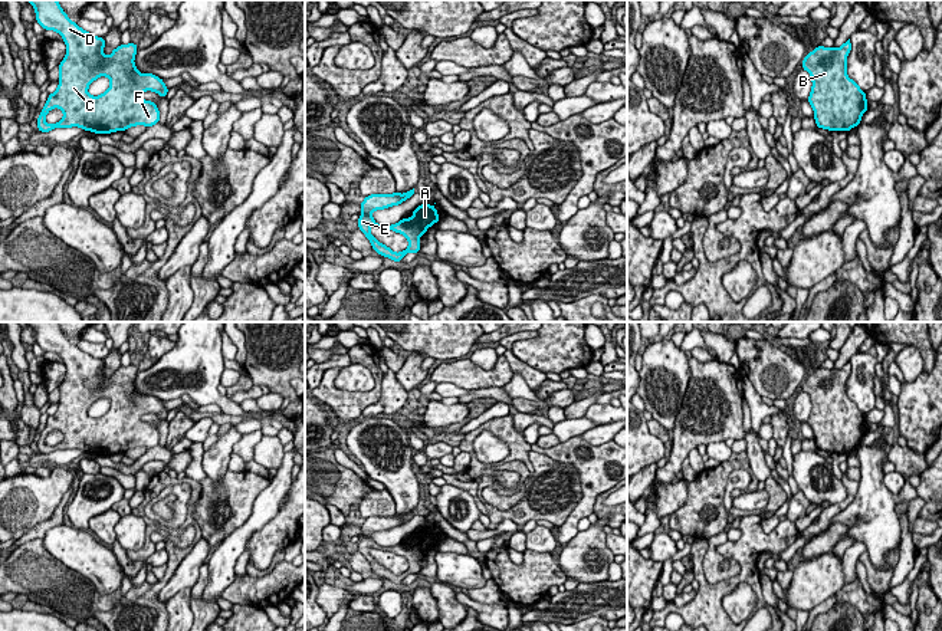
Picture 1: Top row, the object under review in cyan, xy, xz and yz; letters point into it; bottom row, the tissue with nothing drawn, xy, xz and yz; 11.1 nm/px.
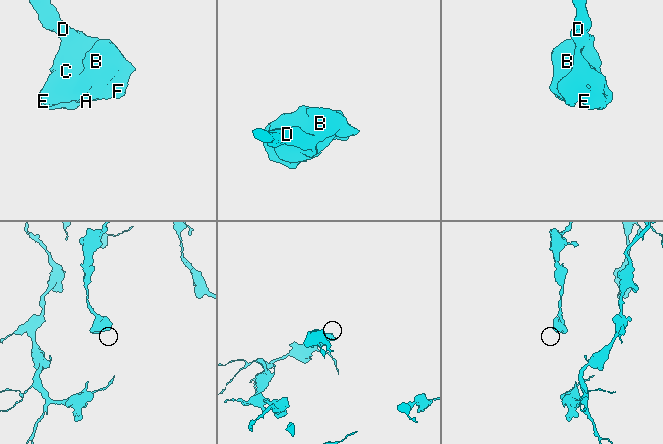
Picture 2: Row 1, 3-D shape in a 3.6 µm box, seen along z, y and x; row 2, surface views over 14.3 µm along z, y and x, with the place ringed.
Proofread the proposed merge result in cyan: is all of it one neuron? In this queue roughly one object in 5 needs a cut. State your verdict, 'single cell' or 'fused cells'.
single cell

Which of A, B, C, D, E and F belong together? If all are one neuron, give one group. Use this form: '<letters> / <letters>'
A B C D E F

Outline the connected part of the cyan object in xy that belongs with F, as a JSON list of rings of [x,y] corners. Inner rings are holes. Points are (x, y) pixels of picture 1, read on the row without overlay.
[[[58,322],[27,323],[35,331],[37,345],[45,352],[58,354],[66,367],[65,381],[59,385],[58,411],[47,418],[36,443],[39,454],[78,448],[95,456],[111,456],[160,444],[158,428],[142,421],[141,415],[152,413],[165,420],[168,410],[158,398],[141,395],[135,390],[135,365],[119,367],[105,378],[105,361],[72,344]],[[99,398],[106,398],[111,407],[102,417],[92,418],[88,410]],[[53,430],[59,430],[63,440],[46,446],[45,440]]]

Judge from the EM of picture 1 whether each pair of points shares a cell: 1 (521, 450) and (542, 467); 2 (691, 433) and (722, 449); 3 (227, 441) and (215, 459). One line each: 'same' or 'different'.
1: different
2: different
3: same

